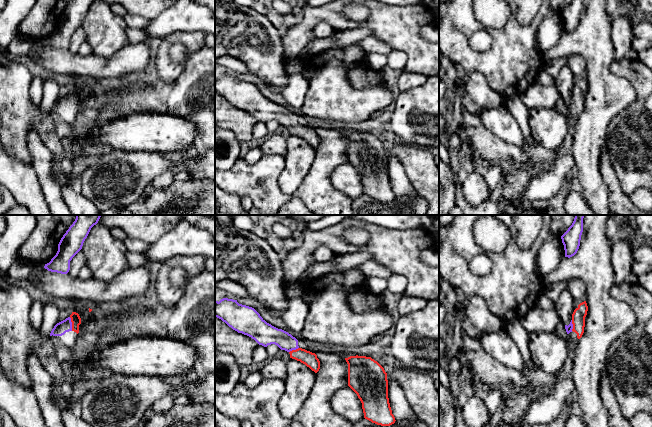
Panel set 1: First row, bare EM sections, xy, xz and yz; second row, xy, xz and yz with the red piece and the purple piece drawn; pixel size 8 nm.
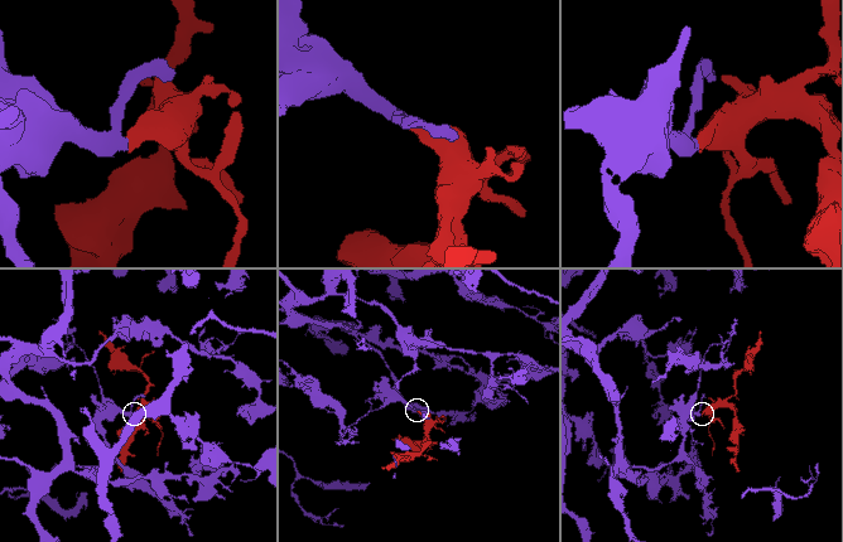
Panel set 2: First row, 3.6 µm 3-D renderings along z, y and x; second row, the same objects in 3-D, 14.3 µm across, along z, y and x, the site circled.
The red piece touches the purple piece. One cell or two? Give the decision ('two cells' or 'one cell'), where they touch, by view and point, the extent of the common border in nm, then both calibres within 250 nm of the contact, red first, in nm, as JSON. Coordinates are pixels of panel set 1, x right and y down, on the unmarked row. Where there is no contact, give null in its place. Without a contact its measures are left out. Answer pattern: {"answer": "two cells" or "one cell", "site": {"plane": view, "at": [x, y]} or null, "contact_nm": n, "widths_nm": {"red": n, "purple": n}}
{"answer": "one cell", "site": {"plane": "xy", "at": [72, 100]}, "contact_nm": 110, "widths_nm": {"red": 80, "purple": 100}}

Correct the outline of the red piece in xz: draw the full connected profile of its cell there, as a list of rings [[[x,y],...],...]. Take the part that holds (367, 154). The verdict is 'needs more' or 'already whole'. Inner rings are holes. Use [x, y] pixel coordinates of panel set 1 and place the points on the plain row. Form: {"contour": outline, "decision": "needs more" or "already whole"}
{"contour": [[[350,132],[345,134],[348,140],[348,162],[357,170],[362,179],[364,194],[381,202],[395,199],[395,193],[388,174],[388,156],[384,144],[371,133]]], "decision": "already whole"}

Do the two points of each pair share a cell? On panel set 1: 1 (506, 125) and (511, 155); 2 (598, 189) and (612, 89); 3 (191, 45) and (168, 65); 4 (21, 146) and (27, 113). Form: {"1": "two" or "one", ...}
{"1": "two", "2": "one", "3": "one", "4": "one"}

